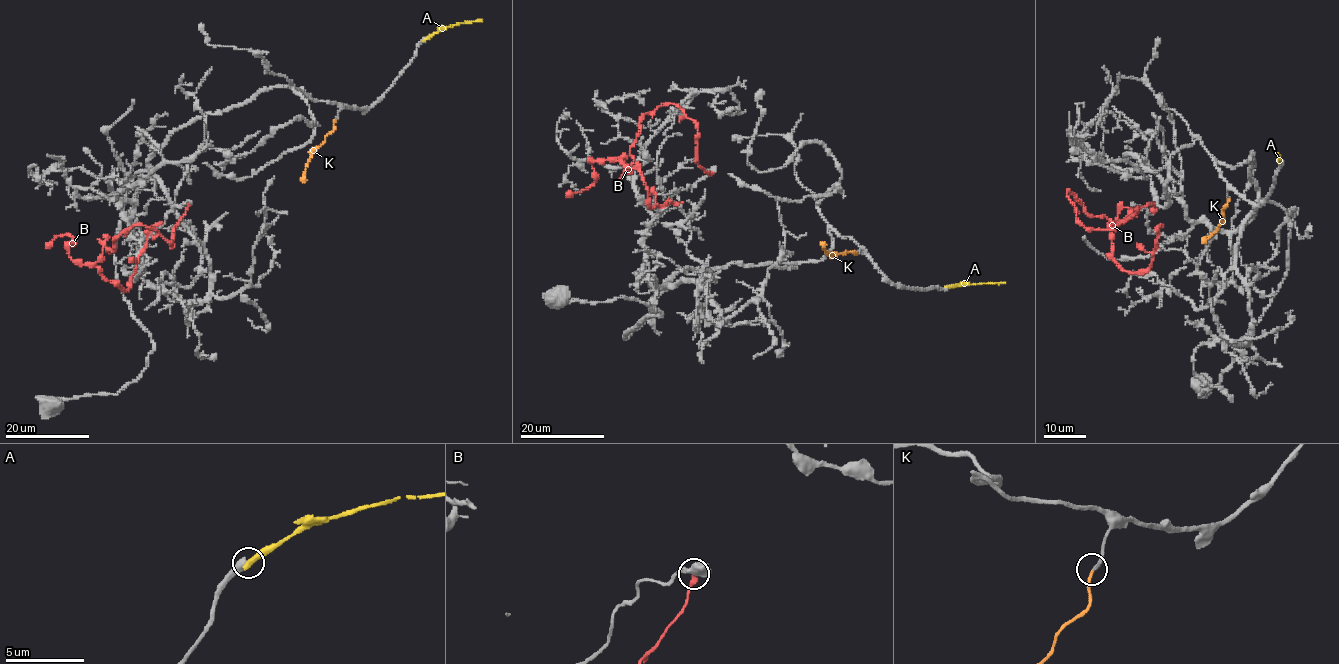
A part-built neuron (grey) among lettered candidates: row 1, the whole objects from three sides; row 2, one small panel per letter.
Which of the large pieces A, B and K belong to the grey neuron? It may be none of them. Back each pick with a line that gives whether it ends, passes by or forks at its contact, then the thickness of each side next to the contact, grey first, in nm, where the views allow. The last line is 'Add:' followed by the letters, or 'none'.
K: It ends there. Thickness 190 nm (grey) against 190 nm
Add: K

